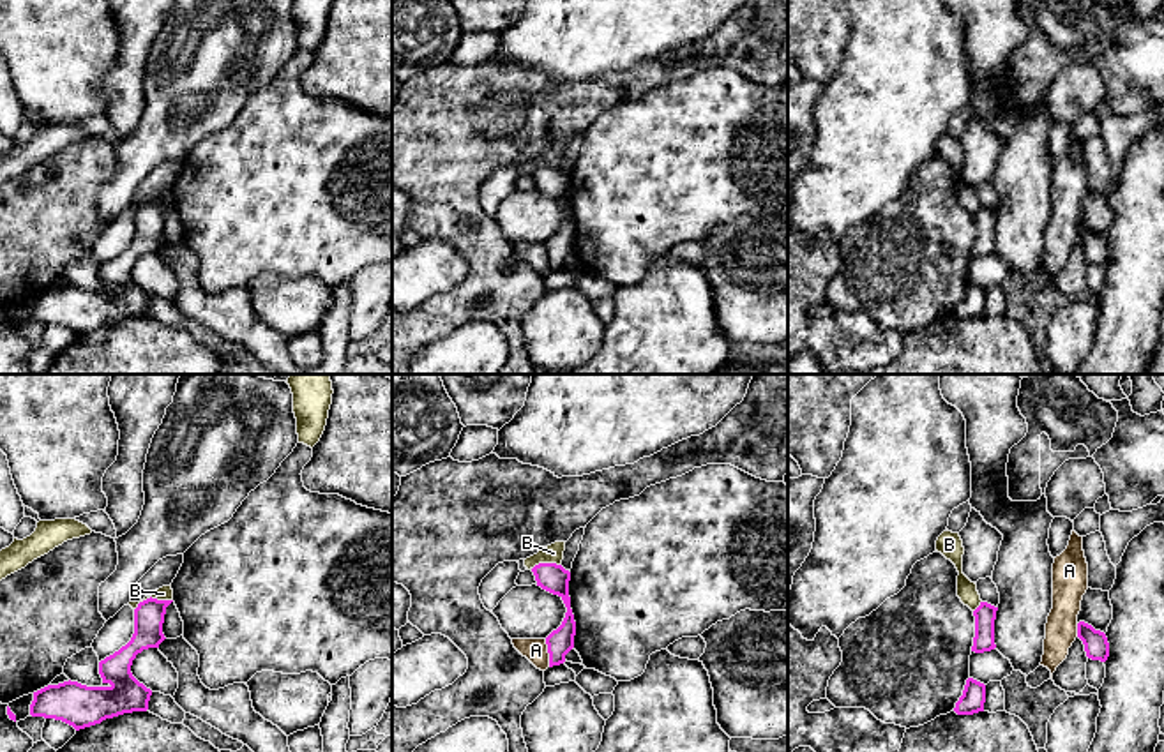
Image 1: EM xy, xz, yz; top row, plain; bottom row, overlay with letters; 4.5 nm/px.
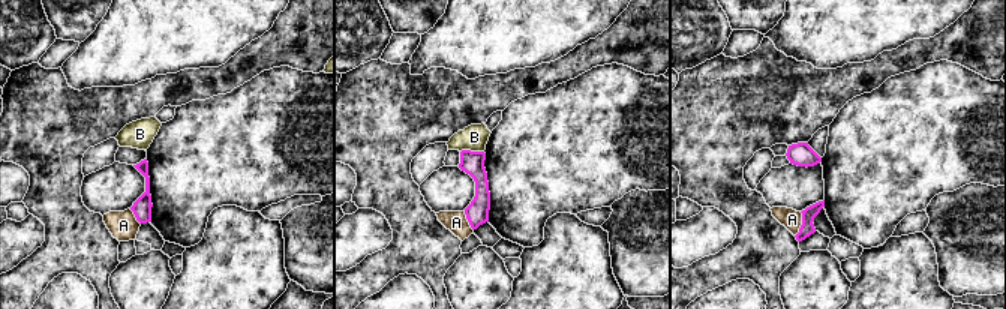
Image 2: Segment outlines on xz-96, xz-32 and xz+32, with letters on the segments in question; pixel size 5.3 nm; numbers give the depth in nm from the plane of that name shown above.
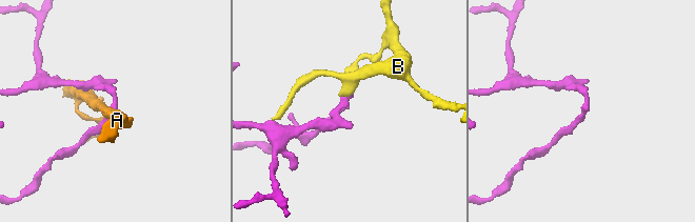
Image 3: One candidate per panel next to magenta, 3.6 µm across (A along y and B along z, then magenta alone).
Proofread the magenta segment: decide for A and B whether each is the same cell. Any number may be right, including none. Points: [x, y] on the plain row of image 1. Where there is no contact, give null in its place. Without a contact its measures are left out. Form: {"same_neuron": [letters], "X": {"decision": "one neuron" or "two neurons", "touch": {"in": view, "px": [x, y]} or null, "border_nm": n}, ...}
{"same_neuron": [], "A": {"decision": "two neurons", "touch": {"in": "xz", "px": [548, 256]}, "border_nm": 130}, "B": {"decision": "two neurons", "touch": {"in": "xy", "px": [152, 203]}, "border_nm": 180}}

